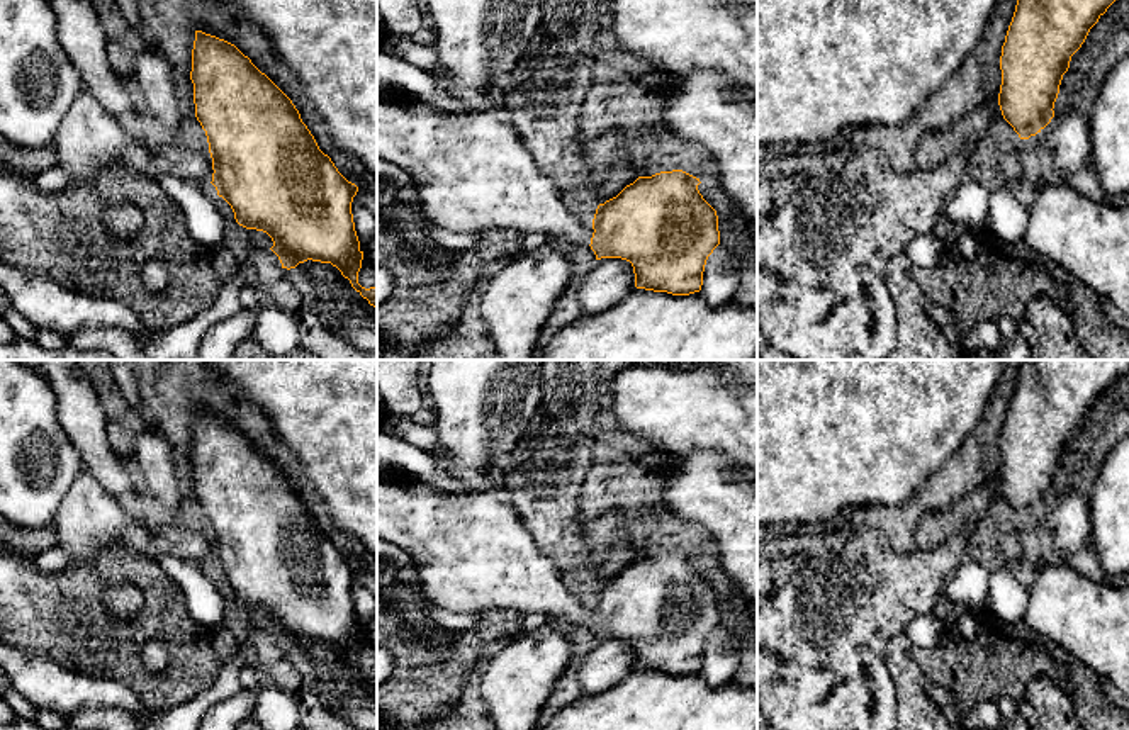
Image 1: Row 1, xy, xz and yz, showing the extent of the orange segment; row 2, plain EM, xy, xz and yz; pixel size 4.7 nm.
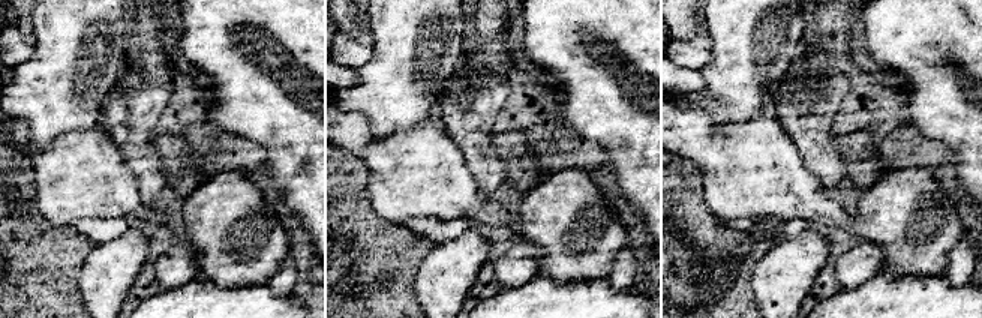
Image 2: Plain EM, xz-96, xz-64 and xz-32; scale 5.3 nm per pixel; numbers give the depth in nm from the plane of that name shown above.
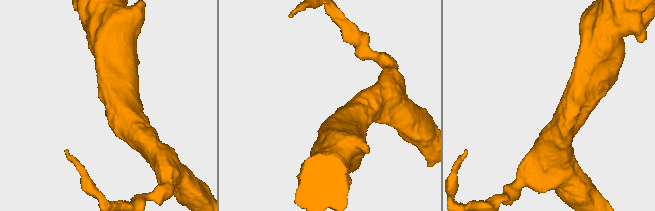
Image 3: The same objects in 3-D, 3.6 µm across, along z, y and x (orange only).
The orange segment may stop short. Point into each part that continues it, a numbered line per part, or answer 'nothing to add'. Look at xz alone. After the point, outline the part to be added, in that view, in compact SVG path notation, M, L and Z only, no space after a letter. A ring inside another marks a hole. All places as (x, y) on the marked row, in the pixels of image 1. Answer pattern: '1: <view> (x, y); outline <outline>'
1: xz (474, 174); outline M377 93L377 156L413 178L421 212L453 233L513 229L547 233L569 246L589 246L593 222L543 175L509 121L494 112L445 115L426 105L402 107Z

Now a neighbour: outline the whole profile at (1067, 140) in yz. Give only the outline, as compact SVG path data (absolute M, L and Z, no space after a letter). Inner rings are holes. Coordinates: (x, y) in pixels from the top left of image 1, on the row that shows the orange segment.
M1078 109L1053 117L1039 132L1053 161L1053 175L1066 177L1092 161L1090 122Z

